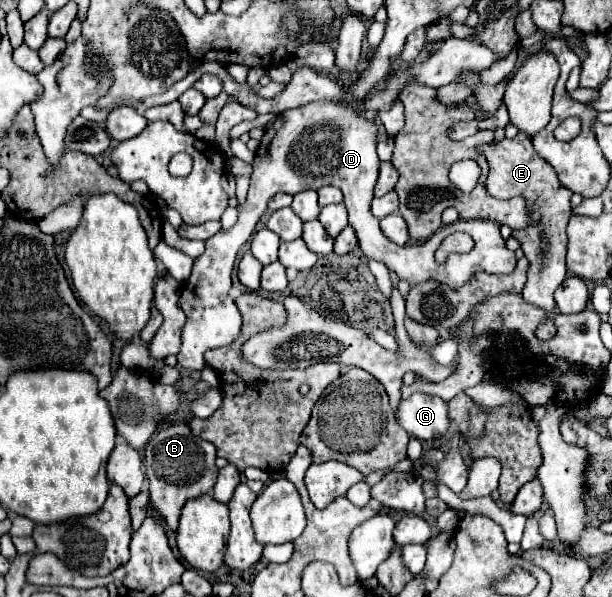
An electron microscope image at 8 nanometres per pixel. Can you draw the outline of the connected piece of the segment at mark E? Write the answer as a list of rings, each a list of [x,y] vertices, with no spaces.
[[[523,132],[515,136],[513,140],[503,138],[501,142],[491,142],[485,146],[477,146],[477,152],[485,156],[489,164],[489,174],[485,180],[487,192],[497,200],[509,200],[513,196],[523,196],[527,200],[527,210],[533,218],[533,224],[529,224],[523,230],[515,230],[511,236],[521,242],[521,250],[525,252],[525,258],[529,260],[527,270],[527,284],[523,288],[523,296],[527,302],[537,304],[539,308],[553,310],[555,300],[553,292],[561,286],[561,282],[567,276],[565,266],[565,254],[567,254],[567,222],[571,218],[571,190],[563,188],[553,166],[543,160],[533,144],[531,138]]]

